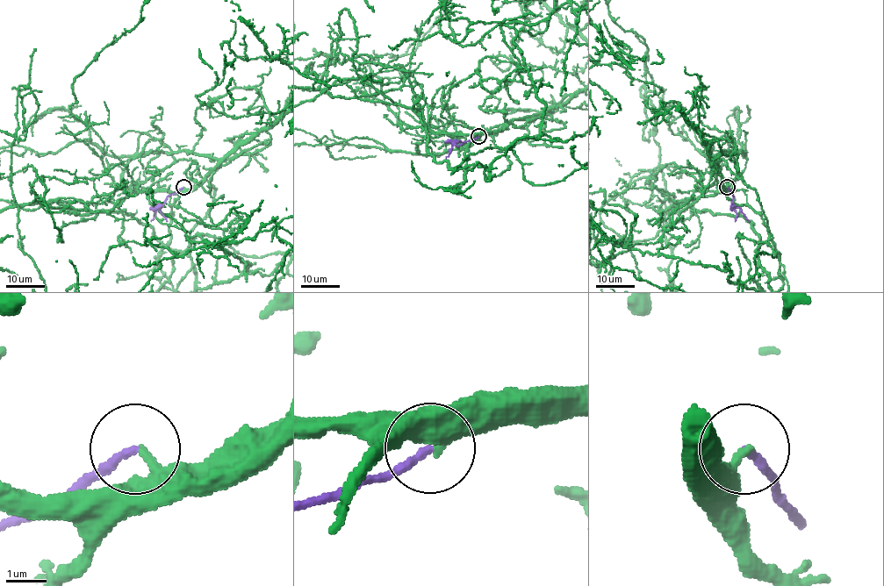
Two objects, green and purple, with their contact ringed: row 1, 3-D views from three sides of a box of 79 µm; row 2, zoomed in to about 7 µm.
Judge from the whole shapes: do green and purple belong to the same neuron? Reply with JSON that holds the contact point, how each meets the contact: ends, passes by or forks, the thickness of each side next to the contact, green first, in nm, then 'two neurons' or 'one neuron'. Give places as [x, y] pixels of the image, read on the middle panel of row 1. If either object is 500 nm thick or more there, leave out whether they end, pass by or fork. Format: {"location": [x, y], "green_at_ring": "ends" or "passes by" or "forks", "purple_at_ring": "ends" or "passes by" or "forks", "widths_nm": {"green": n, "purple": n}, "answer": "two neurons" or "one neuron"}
{"location": [478, 136], "green_at_ring": "ends", "purple_at_ring": "ends", "widths_nm": {"green": 280, "purple": 200}, "answer": "two neurons"}

